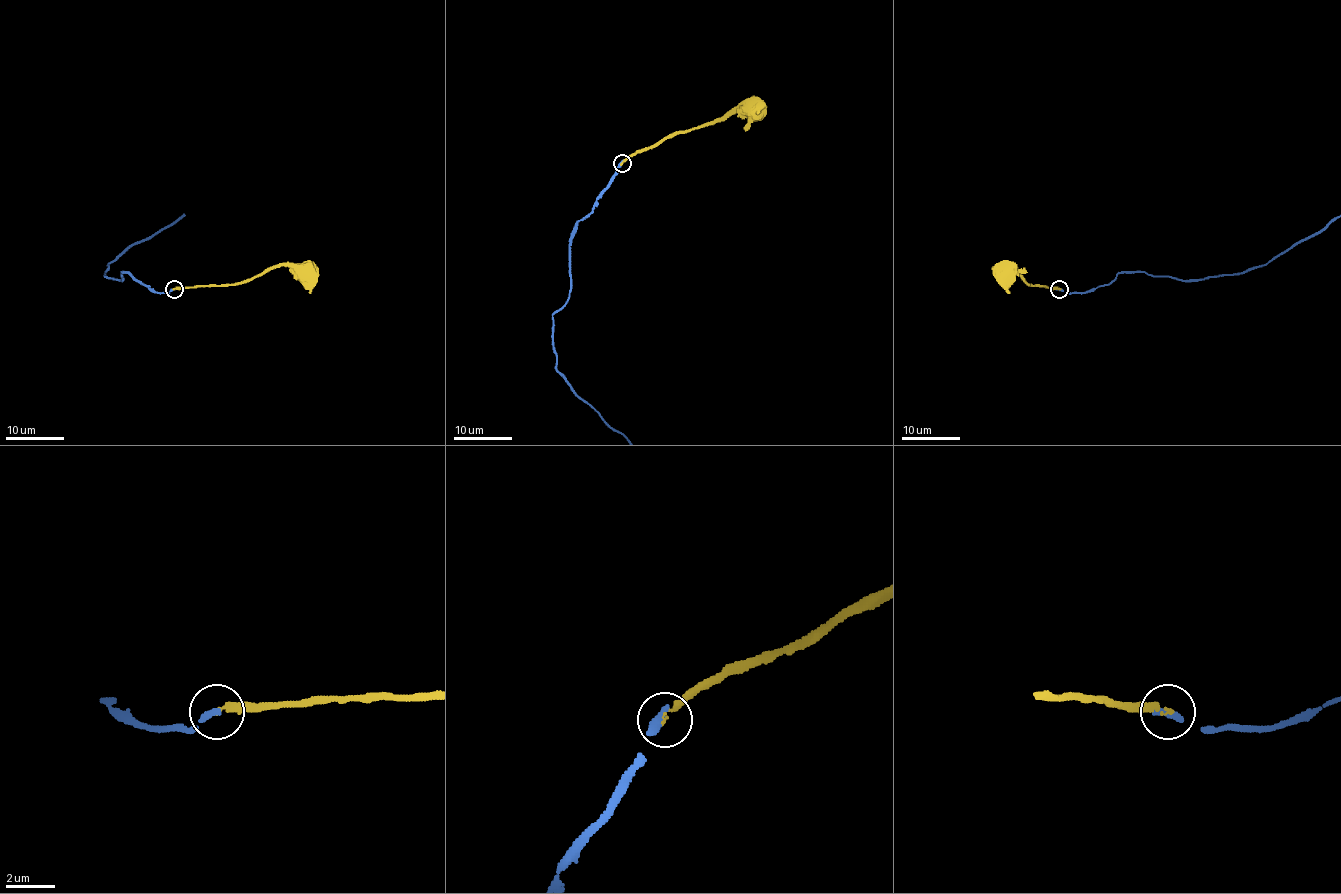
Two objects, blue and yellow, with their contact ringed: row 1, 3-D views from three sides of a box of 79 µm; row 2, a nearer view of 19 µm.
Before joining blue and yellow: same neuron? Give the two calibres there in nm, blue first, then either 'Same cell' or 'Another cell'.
Thickness 300 nm (blue) against 140 nm. Same cell

